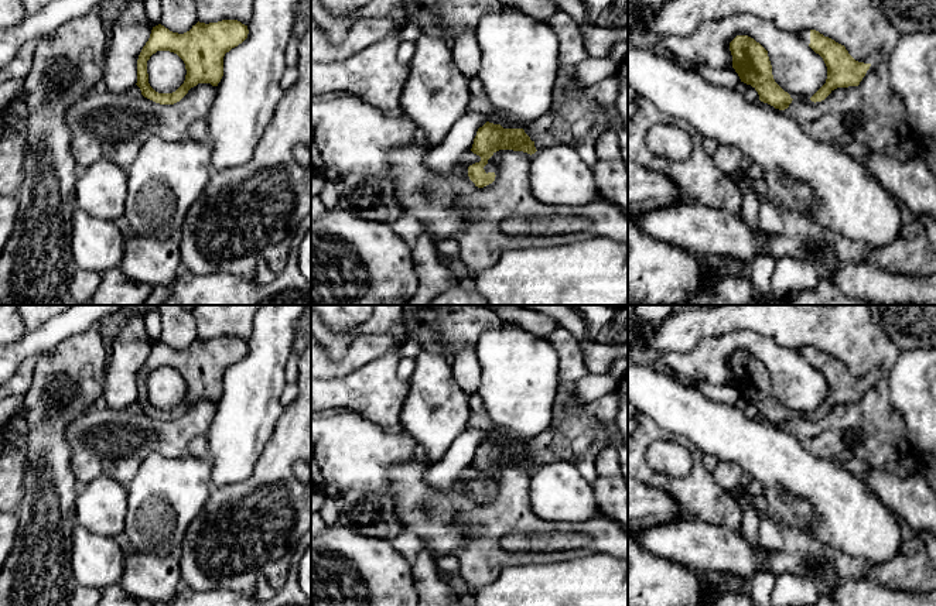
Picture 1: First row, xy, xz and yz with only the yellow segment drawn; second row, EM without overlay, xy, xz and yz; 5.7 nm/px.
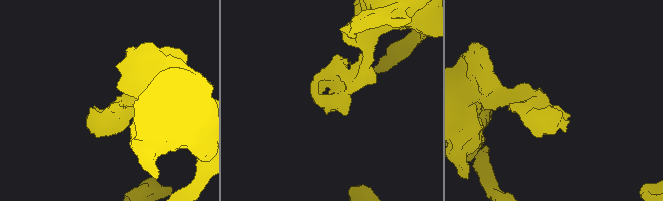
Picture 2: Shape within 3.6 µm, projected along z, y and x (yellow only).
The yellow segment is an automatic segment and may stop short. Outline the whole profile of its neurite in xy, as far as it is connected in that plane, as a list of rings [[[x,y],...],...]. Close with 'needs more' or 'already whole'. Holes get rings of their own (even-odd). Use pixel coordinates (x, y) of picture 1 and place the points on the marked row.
[[[238,20],[197,23],[184,34],[172,32],[164,25],[153,27],[137,59],[137,86],[141,95],[160,105],[180,102],[198,83],[218,86],[223,76],[223,57],[247,38],[247,25]],[[157,51],[177,54],[185,64],[184,83],[172,93],[158,93],[148,83],[147,61]]]; already whole

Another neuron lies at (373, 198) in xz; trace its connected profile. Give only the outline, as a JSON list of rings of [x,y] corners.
[[[349,174],[339,184],[338,209],[359,219],[394,223],[404,212],[387,177]]]

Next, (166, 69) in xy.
[[[157,51],[147,61],[150,86],[158,93],[172,93],[185,81],[184,61],[174,52]]]

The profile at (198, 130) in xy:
[[[206,119],[195,120],[188,129],[187,129],[187,137],[195,140],[195,141],[206,141],[209,134],[209,127]]]

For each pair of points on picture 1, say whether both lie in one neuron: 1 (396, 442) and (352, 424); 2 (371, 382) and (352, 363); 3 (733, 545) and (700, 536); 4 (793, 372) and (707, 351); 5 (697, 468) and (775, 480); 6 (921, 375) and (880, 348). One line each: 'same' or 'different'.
1: same
2: different
3: same
4: same
5: different
6: different

